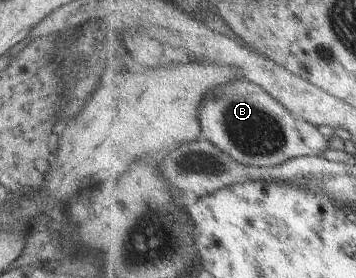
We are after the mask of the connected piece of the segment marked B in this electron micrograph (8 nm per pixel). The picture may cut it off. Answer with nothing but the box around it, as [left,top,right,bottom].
[202,81,330,168]

